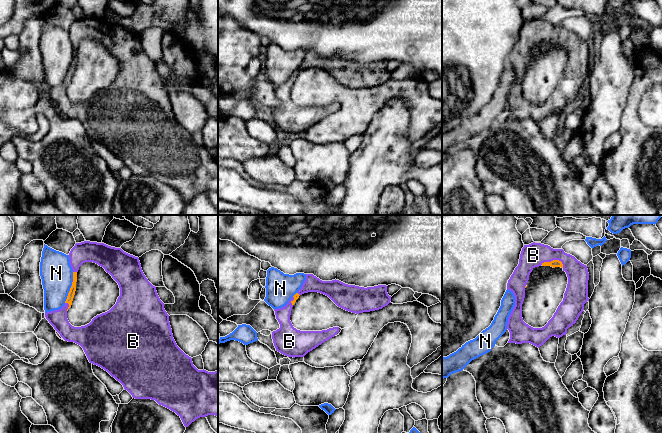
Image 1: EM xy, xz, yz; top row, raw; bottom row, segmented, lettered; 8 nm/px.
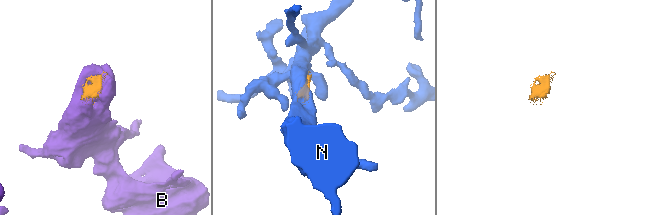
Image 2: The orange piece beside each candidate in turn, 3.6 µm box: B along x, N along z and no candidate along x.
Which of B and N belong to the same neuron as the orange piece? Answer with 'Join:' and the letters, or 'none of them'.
Join: B

